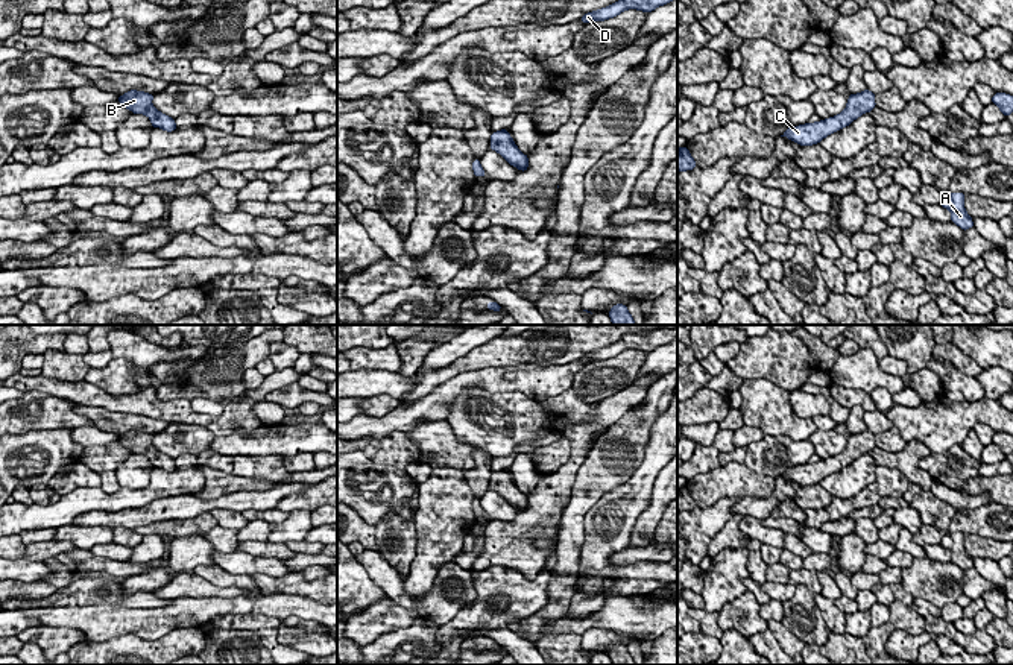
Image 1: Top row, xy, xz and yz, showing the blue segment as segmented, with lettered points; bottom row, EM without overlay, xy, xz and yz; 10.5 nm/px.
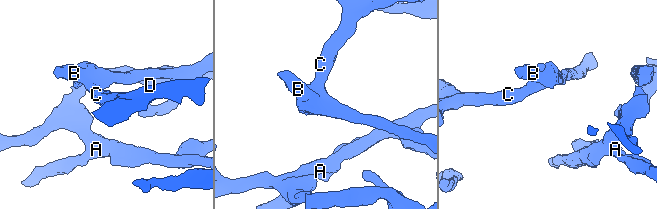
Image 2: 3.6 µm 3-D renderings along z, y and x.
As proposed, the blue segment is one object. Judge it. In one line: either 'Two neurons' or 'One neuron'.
One neuron

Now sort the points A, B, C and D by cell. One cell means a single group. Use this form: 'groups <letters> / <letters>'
groups A B C D

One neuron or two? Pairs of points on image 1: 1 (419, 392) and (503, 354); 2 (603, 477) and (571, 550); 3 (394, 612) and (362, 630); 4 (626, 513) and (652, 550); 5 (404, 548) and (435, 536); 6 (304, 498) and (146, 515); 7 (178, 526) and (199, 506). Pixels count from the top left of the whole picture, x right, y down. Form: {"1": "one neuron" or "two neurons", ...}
{"1": "one neuron", "2": "one neuron", "3": "one neuron", "4": "two neurons", "5": "two neurons", "6": "two neurons", "7": "two neurons"}

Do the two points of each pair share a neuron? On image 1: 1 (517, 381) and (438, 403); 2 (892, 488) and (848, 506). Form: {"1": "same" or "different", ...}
{"1": "same", "2": "same"}

